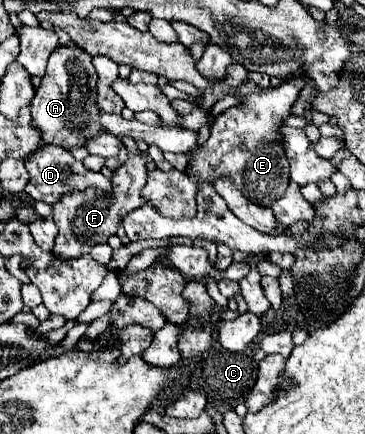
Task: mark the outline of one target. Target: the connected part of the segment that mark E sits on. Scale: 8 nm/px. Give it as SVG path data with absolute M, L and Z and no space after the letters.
M303 78L287 80L285 84L253 94L245 98L245 102L219 114L211 126L209 140L193 158L193 172L207 182L213 182L219 176L229 176L249 200L261 206L271 206L273 200L281 198L289 184L289 162L279 144L281 136L275 130L281 128L281 118L291 114L291 106L303 84Z

